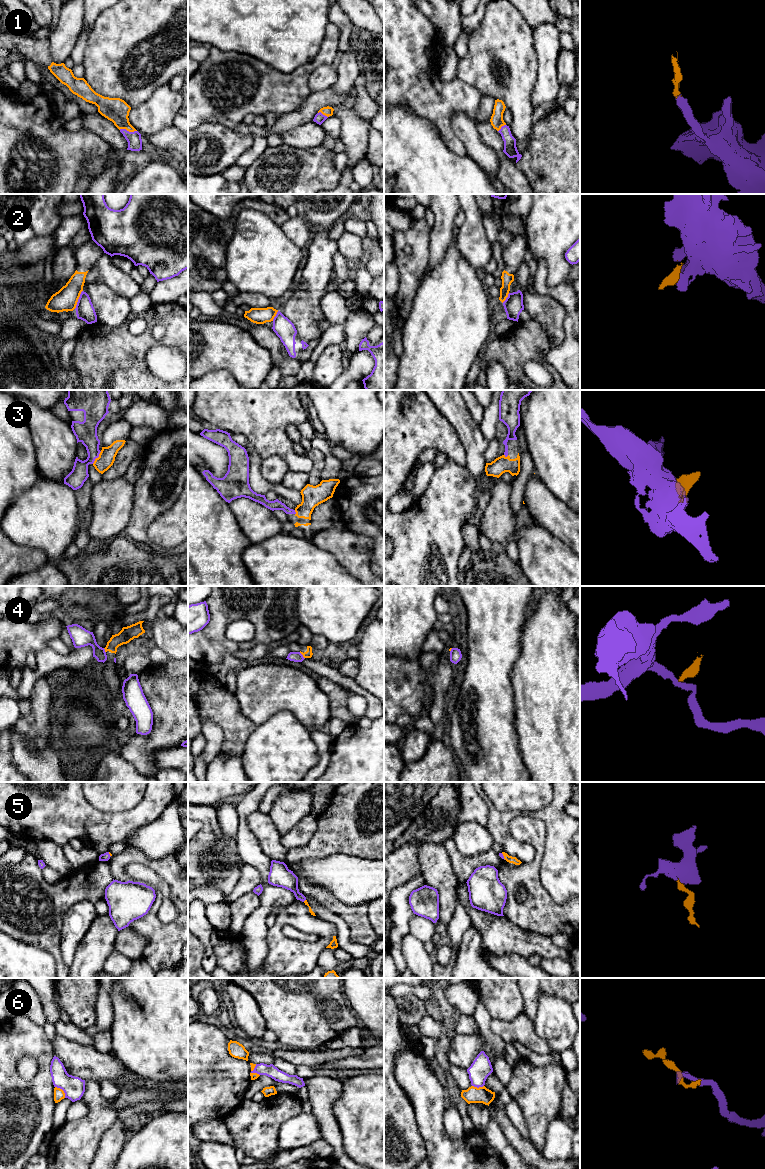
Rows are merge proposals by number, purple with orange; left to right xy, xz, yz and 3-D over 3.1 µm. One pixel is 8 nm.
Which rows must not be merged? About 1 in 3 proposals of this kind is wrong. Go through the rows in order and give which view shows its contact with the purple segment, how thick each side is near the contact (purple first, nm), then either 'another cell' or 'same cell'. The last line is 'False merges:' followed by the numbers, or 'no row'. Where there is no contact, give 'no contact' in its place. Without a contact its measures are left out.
1: meets purple in xy; 120 nm thick on the purple side, 190 nm on the other; same cell
2: meets purple in xy; 150 nm thick on the purple side, 180 nm on the other; another cell
3: meets purple in xy; 180 nm thick on the purple side, 130 nm on the other; same cell
4: meets purple in xz; 80 nm thick on the purple side, 60 nm on the other; another cell
5: meets purple in yz; 30 nm thick on the purple side, 60 nm on the other; same cell
6: meets purple in xy; 180 nm thick on the purple side, 90 nm on the other; another cell
False merges: 2, 4, 6

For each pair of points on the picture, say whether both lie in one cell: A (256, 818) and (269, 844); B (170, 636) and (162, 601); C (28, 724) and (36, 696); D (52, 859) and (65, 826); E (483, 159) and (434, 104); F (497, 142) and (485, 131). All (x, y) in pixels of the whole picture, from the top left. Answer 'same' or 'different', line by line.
A: same
B: same
C: same
D: different
E: different
F: same

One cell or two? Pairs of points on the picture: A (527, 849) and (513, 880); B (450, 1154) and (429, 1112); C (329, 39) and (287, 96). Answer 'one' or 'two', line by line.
A: two
B: one
C: one

